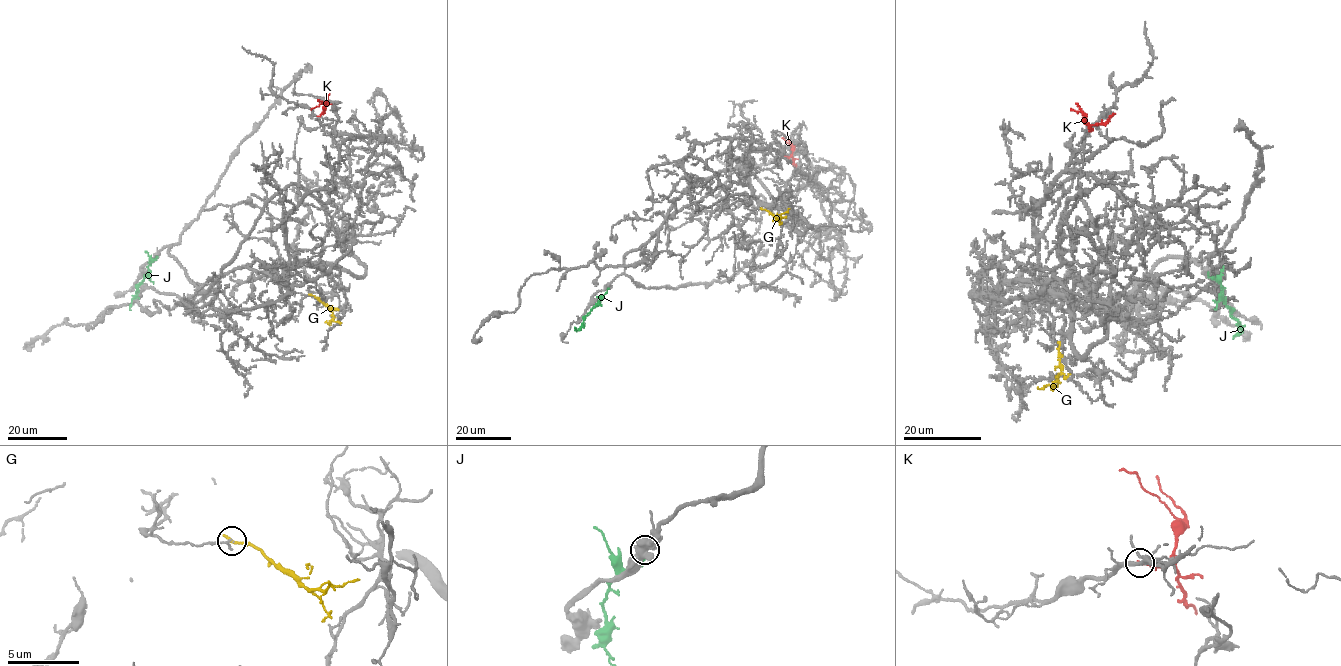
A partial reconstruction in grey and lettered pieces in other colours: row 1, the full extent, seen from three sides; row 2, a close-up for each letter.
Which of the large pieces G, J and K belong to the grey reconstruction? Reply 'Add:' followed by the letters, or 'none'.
Add: none

